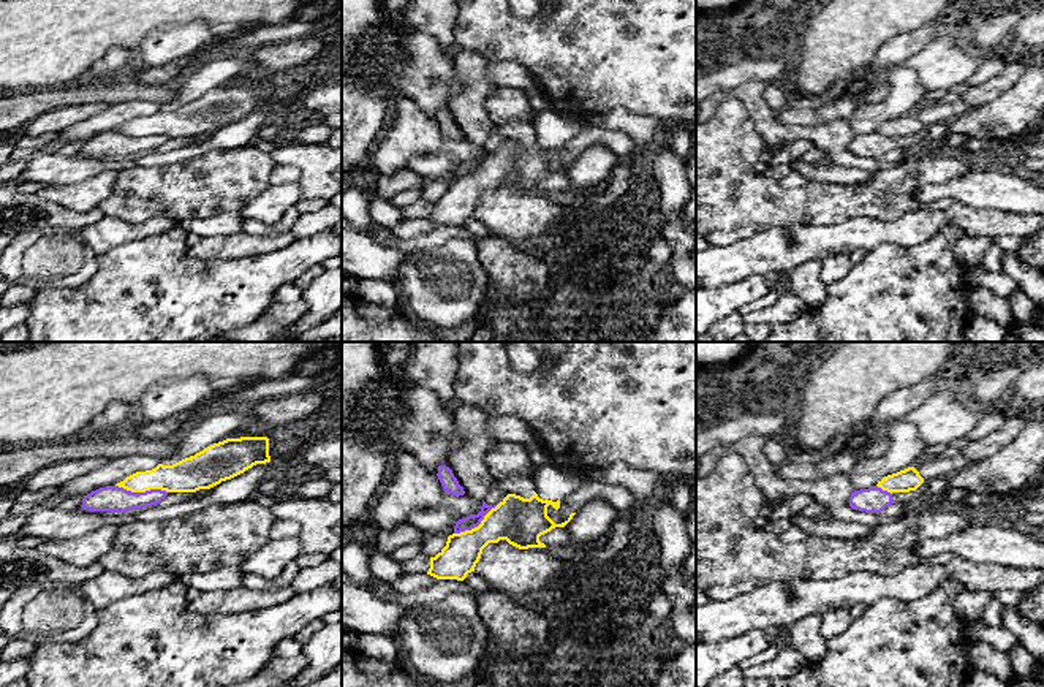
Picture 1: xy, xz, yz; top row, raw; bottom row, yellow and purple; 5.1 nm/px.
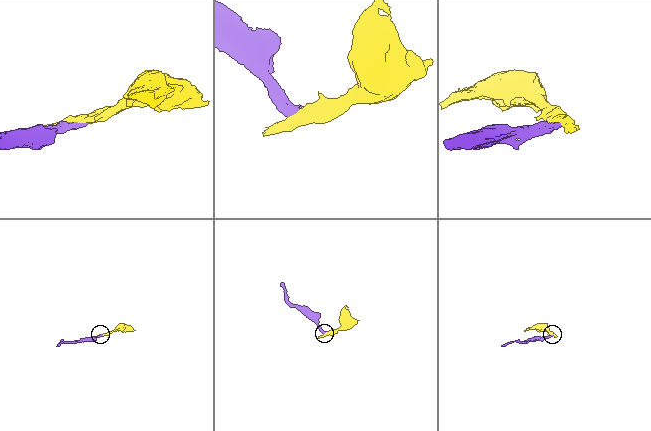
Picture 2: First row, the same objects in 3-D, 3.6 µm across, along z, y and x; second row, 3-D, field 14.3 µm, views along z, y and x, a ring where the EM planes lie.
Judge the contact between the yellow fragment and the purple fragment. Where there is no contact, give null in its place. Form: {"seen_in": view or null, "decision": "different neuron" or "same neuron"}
{"seen_in": "xy", "decision": "different neuron"}

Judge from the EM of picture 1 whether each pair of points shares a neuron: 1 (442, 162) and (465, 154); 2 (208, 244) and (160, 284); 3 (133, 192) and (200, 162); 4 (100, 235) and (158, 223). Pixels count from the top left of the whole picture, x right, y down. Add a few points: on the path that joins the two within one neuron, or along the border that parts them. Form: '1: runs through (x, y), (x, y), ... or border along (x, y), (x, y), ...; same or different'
1: runs through (448, 157), (459, 154); same
2: border along (189, 242), (189, 252), (193, 257), (228, 260); different
3: runs through (149, 189), (174, 187), (184, 178); same
4: runs through (114, 231), (138, 231), (144, 228); same

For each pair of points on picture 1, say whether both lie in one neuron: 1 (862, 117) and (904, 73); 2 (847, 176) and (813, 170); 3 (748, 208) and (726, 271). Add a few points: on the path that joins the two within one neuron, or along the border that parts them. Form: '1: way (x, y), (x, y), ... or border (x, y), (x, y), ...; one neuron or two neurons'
1: way (877, 114), (904, 87); one neuron
2: way (839, 174), (821, 173); one neuron
3: border (772, 227), (712, 246); two neurons

